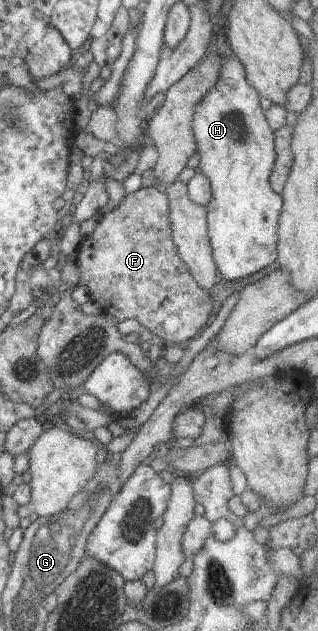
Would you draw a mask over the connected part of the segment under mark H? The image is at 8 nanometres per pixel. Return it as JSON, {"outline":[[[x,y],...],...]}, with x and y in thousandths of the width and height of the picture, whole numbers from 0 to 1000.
{"outline":[[[733,86],[692,98],[689,120],[604,184],[604,211],[629,246],[619,274],[657,284],[664,317],[648,326],[654,376],[686,431],[714,444],[752,444],[796,431],[827,428],[874,412],[871,360],[884,339],[884,311],[871,311],[846,292],[846,276],[868,252],[862,206],[846,201],[814,166],[818,149],[777,130],[764,100]]]}

